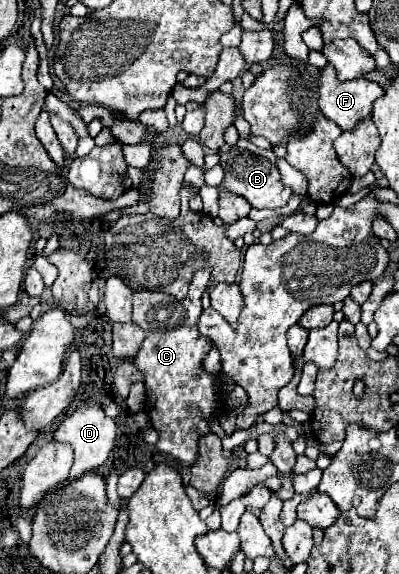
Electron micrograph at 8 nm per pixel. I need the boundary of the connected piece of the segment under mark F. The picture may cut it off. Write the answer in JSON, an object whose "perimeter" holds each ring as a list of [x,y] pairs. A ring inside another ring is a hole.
{"perimeter":[[[327,65],[319,77],[319,109],[323,115],[331,121],[335,121],[343,131],[353,131],[357,123],[371,117],[373,101],[383,95],[383,87],[375,81],[367,79],[351,79],[351,81],[339,81],[337,71],[333,65]]]}

